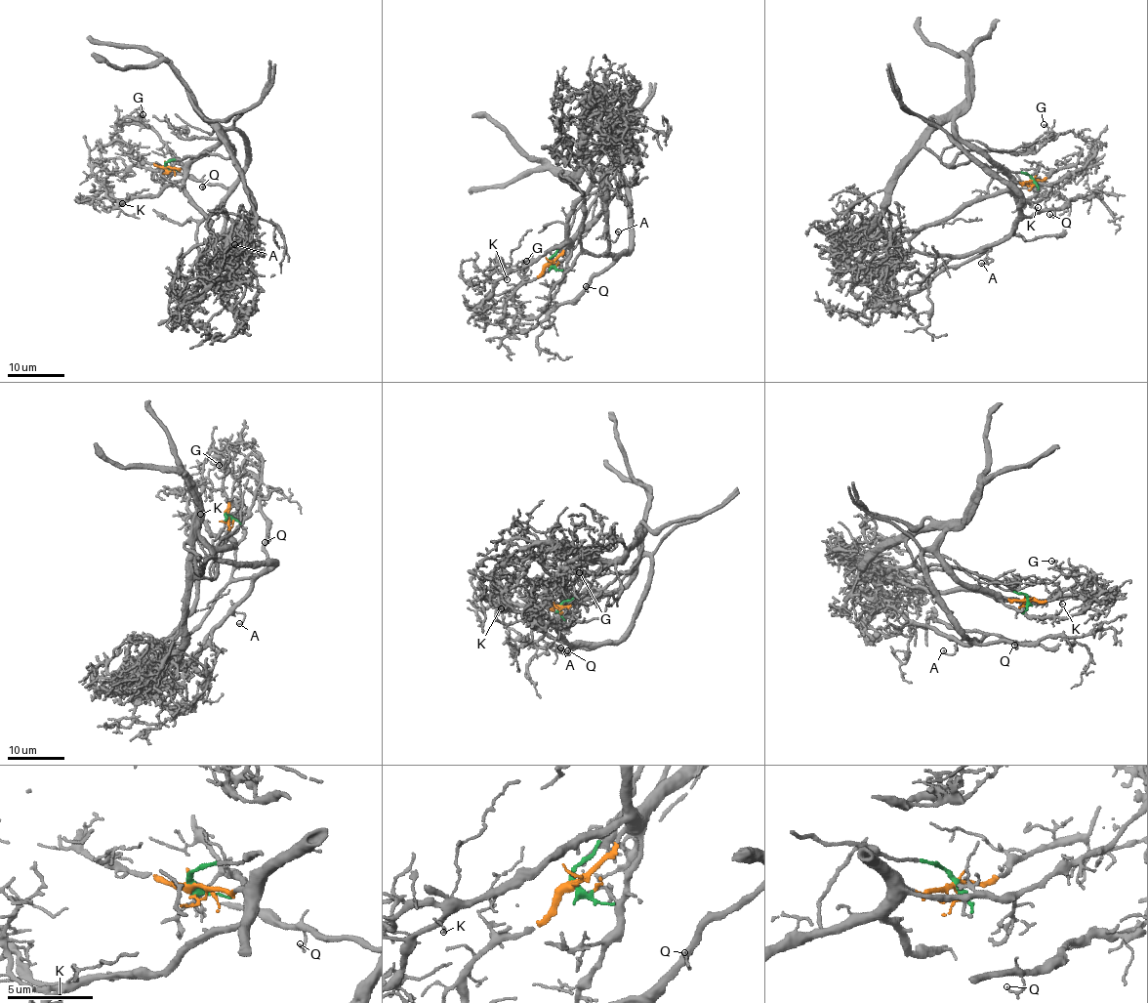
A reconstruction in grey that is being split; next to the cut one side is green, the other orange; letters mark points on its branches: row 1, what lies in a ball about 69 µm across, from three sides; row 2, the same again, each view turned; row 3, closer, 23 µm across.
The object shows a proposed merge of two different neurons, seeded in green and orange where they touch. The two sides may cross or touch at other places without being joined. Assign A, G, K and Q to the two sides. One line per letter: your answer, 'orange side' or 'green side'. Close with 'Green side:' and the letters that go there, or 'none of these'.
A: orange side
G: orange side
K: orange side
Q: orange side
Green side: none of these

